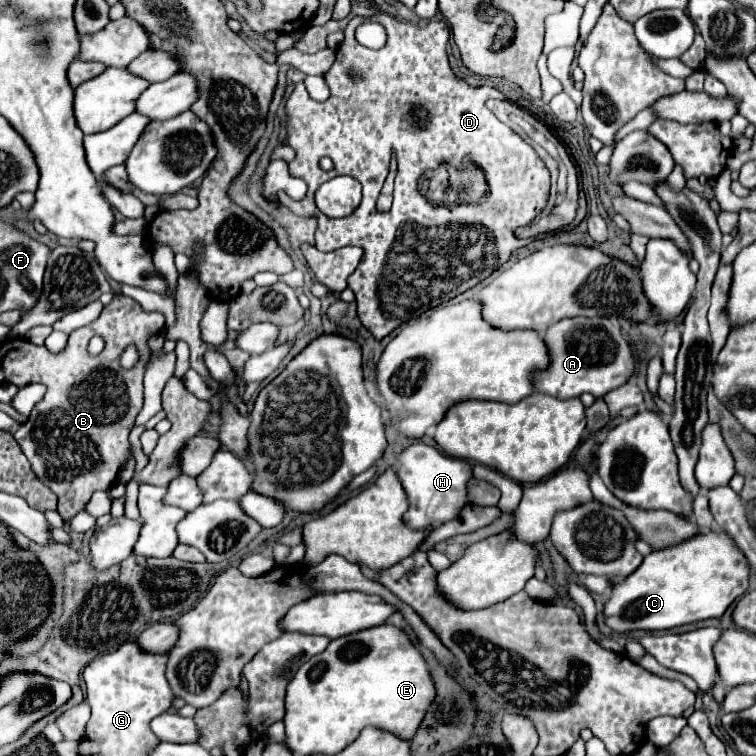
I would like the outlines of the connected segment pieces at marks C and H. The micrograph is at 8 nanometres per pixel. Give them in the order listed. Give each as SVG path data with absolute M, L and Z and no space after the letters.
M723 530L701 532L671 548L645 556L643 564L611 590L605 624L615 632L669 630L705 618L719 618L747 592L751 566Z
M413 444L401 452L397 470L411 504L409 512L405 512L405 524L421 530L427 526L445 524L459 516L461 508L467 502L467 482L473 476L469 462L449 458L441 450L427 444Z

